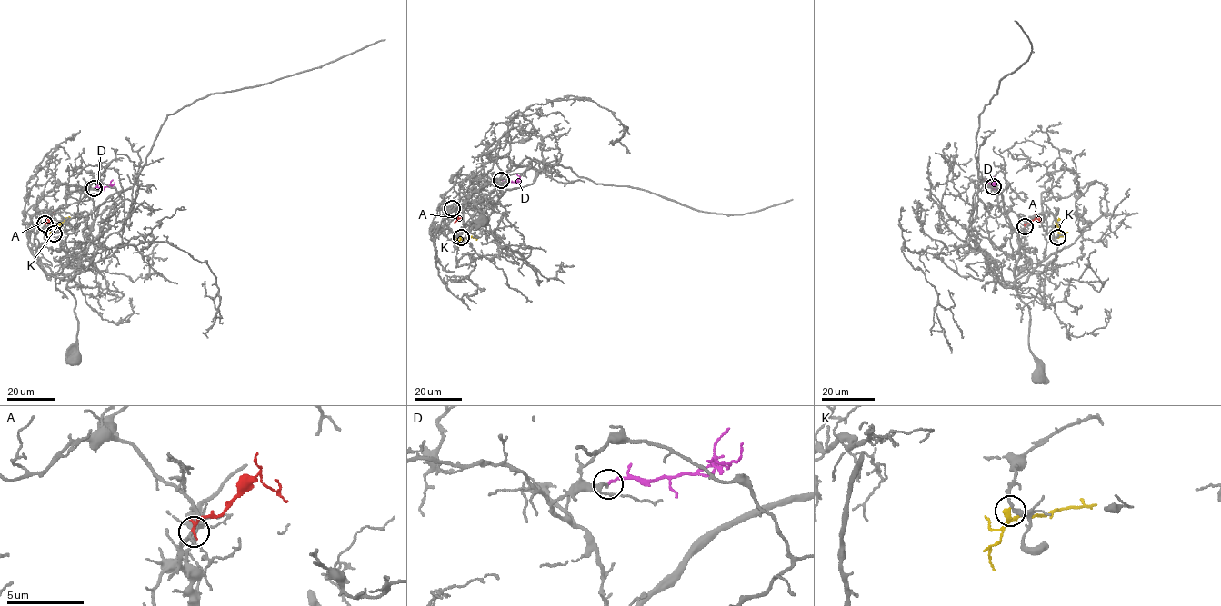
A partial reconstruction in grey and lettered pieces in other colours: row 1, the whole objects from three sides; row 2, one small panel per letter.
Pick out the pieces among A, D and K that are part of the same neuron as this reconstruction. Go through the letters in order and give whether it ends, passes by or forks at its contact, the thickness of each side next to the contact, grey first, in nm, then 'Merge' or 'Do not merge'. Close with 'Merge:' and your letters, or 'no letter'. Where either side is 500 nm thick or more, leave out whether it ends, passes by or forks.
A: It ends there. Thickness 140 nm (grey) against 220 nm. Merge
D: It ends there. Thickness 180 nm (grey) against 180 nm. Do not merge
K: It ends there. Thickness 240 nm (grey) against 360 nm. Do not merge
Merge: A

